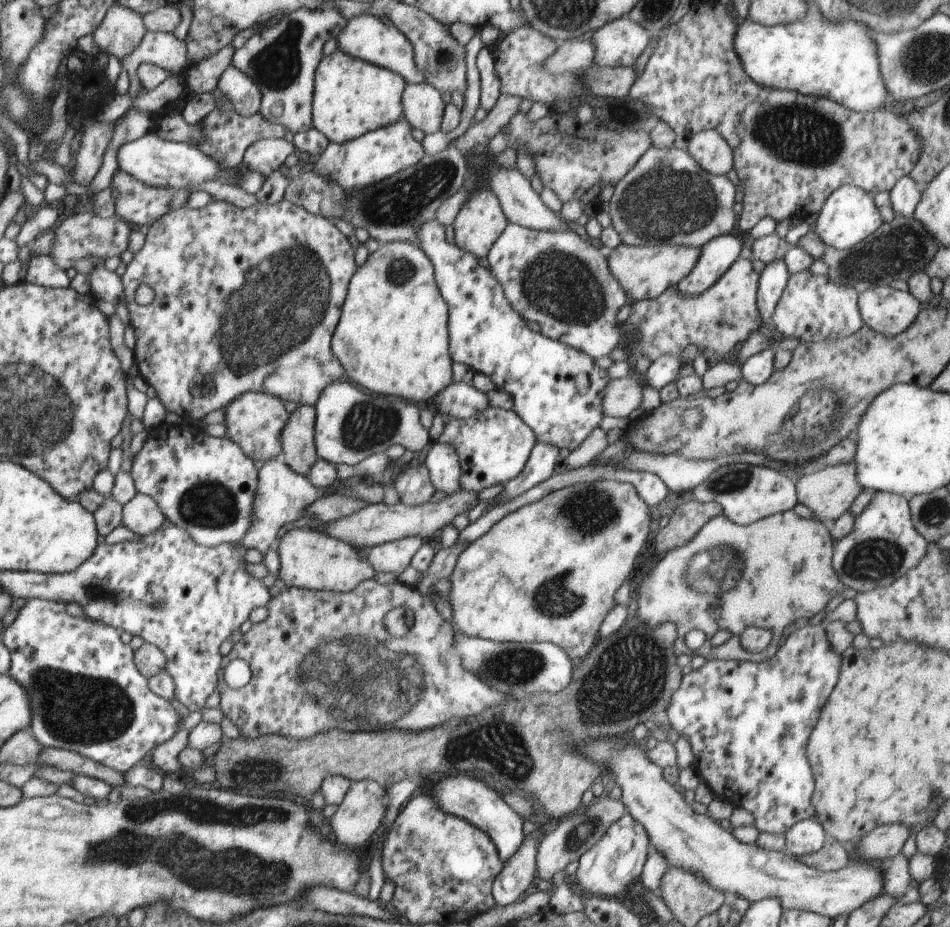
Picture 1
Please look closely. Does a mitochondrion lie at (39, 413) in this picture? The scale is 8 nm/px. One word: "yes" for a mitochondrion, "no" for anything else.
yes

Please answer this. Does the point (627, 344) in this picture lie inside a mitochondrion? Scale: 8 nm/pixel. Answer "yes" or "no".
no

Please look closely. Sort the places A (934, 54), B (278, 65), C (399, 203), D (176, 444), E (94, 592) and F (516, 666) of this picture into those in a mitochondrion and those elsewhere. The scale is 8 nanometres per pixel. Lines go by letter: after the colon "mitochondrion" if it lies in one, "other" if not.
A: mitochondrion
B: mitochondrion
C: mitochondrion
D: other
E: mitochondrion
F: mitochondrion

